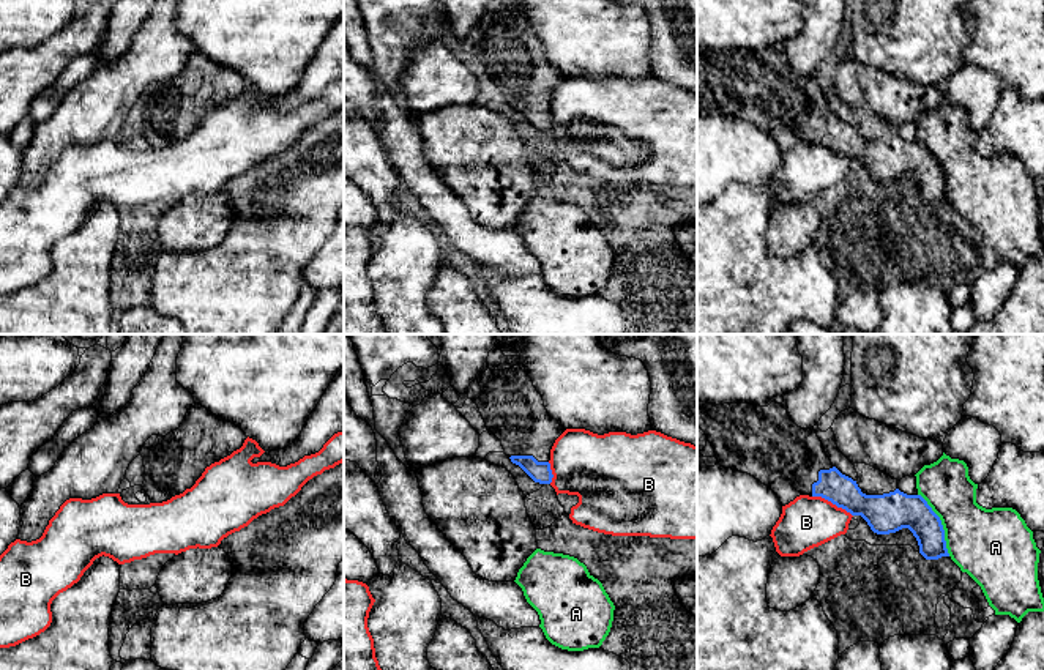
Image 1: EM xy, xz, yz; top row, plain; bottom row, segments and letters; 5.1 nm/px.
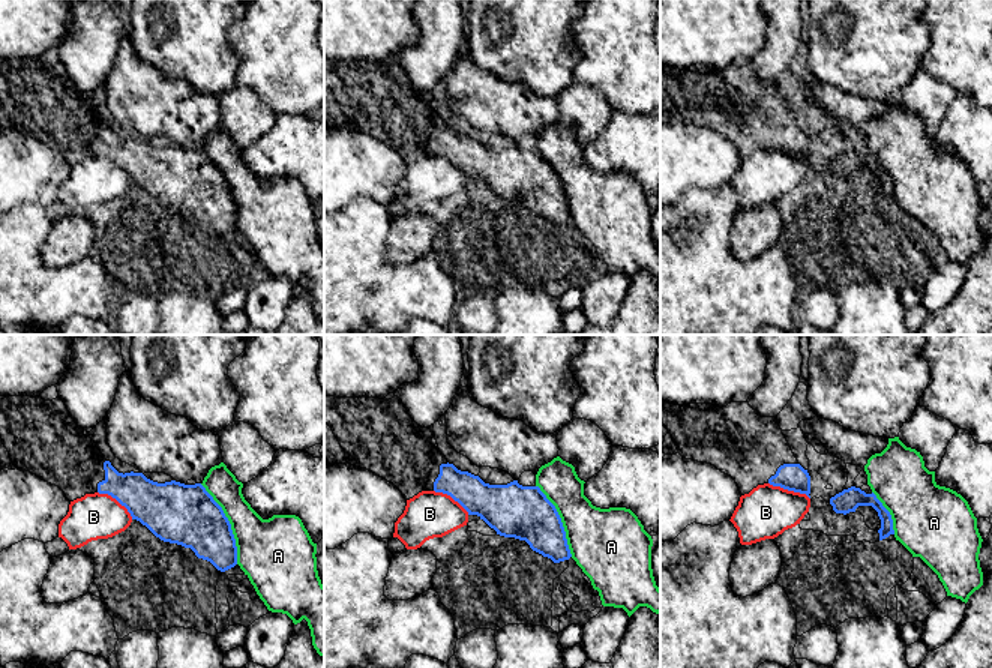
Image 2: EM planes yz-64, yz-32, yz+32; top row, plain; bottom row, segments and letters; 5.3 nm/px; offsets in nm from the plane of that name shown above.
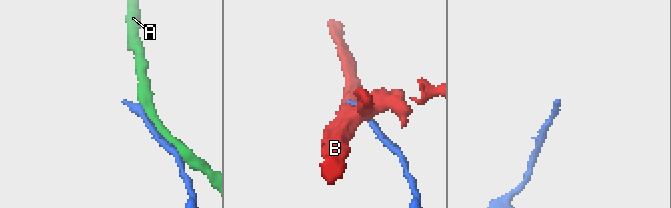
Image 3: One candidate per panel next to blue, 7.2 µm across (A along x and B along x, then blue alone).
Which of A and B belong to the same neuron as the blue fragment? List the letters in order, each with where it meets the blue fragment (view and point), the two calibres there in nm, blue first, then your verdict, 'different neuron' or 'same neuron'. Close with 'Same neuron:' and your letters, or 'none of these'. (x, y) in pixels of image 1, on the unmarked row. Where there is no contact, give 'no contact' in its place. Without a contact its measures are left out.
A: yz (942, 172) | 190/360 nm | different neuron
B: yz (833, 150) | 180/260 nm | different neuron
Same neuron: none of these

